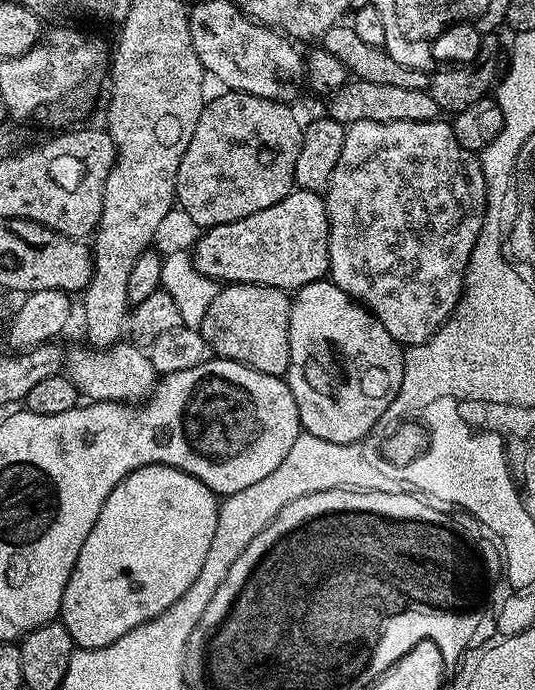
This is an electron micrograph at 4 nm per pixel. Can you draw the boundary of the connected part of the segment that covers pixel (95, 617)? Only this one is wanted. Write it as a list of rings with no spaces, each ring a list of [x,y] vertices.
[[[151,464],[122,478],[122,482],[110,490],[110,498],[106,498],[98,522],[94,522],[94,530],[90,530],[86,542],[82,542],[78,562],[62,594],[59,619],[66,630],[70,630],[73,645],[76,648],[110,646],[110,642],[122,638],[122,634],[174,606],[174,602],[190,590],[194,578],[198,578],[198,570],[202,570],[202,562],[206,562],[219,509],[215,492],[198,482],[198,478],[177,468]]]

